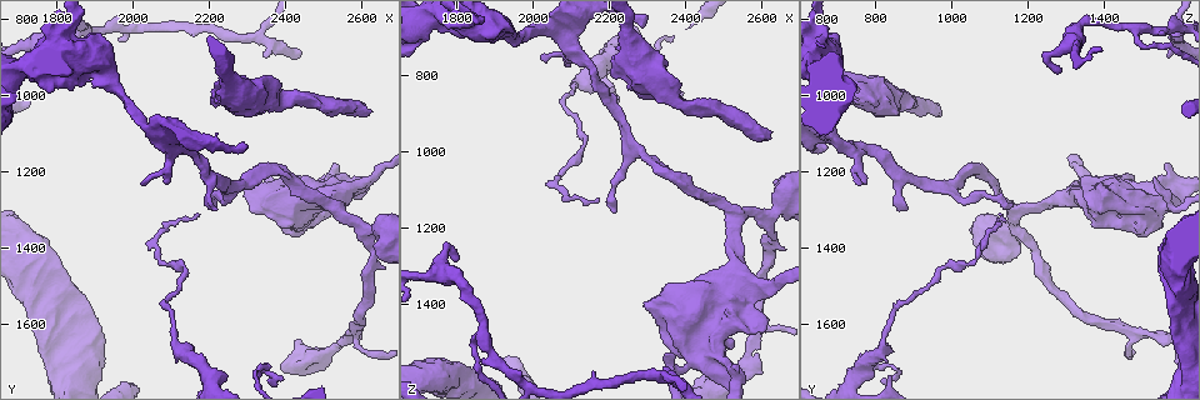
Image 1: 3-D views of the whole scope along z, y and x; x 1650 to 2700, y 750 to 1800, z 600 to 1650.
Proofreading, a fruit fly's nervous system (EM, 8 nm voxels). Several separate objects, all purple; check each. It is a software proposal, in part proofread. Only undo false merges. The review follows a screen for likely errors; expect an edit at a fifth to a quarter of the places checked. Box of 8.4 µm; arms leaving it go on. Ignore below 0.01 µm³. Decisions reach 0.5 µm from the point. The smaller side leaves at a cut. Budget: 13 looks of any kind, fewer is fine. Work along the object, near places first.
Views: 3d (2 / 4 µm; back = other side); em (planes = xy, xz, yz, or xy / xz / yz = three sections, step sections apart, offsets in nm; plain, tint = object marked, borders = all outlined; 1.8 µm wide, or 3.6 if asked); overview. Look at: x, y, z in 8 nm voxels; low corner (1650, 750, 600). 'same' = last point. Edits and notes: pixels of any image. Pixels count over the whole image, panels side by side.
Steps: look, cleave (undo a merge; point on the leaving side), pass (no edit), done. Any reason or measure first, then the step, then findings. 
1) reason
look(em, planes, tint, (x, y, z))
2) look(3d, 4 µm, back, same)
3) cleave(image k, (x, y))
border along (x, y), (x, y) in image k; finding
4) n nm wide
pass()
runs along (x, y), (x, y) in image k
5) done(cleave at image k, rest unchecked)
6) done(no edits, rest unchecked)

calibre changes
look(em, 3.6 µm, planes, tint, (1750, 1560, 1590))

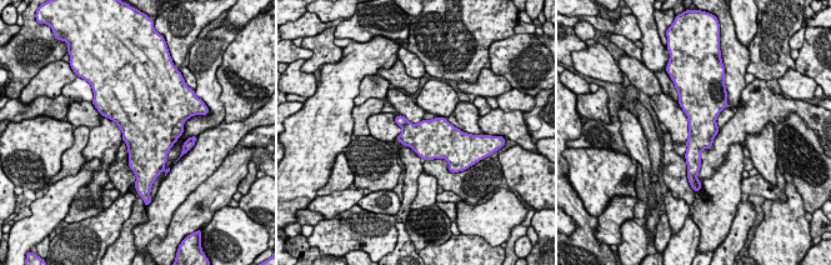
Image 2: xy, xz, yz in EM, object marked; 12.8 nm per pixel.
pass()
all the same neuron

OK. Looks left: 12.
thick turns thin
look(em, 3.6 µm, planes, tint, (2390, 1260, 1430))

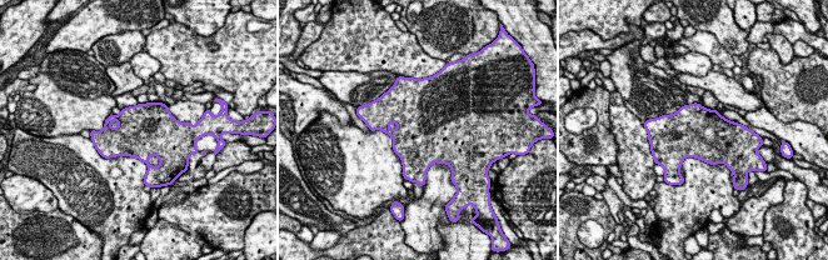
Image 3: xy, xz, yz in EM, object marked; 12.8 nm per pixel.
pass()
continuous, no second neuron

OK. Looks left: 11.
abrupt turn
look(3d, 2 µm, (1750, 860, 1305))

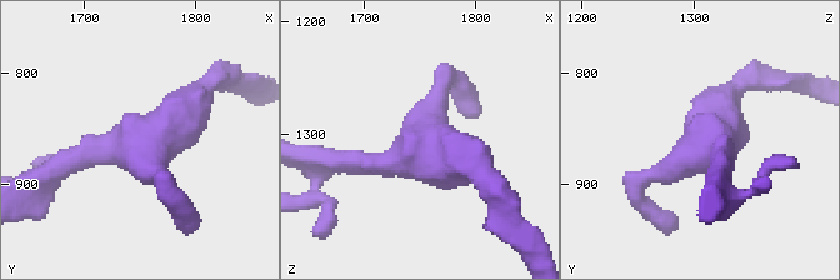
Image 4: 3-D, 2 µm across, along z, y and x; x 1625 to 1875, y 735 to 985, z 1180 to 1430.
look(em, planes, borders, (1756, 858, 1310))

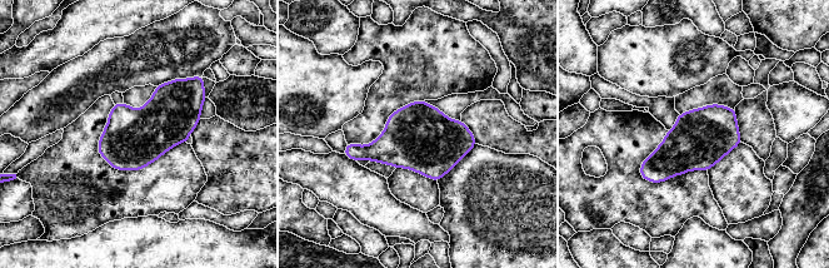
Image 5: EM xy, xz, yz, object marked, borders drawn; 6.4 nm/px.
pass()
one neuron here

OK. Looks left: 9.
abrupt turn
look(em, 3.6 µm, planes, tint, (2640, 1355, 1160))

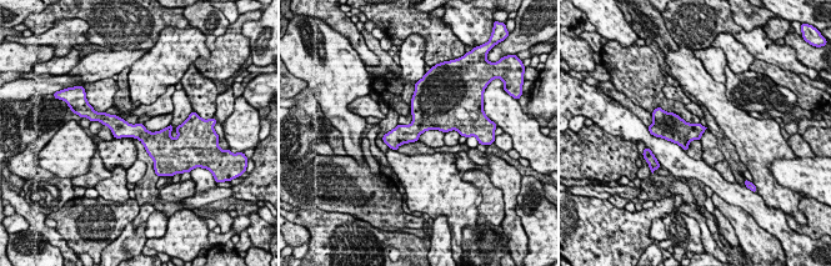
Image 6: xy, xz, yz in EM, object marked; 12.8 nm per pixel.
200 nm wide
pass()
runs along (105, 119), (146, 137), (175, 131) in image 6; one neuron here

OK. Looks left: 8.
sudden change in width
look(em, planes, tint, (2115, 1640, 815))

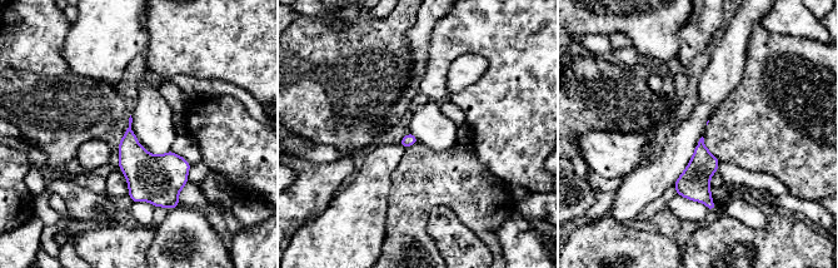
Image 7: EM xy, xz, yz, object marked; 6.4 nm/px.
pass()
all the same neuron

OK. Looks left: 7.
done(no edits, rest unchecked)

